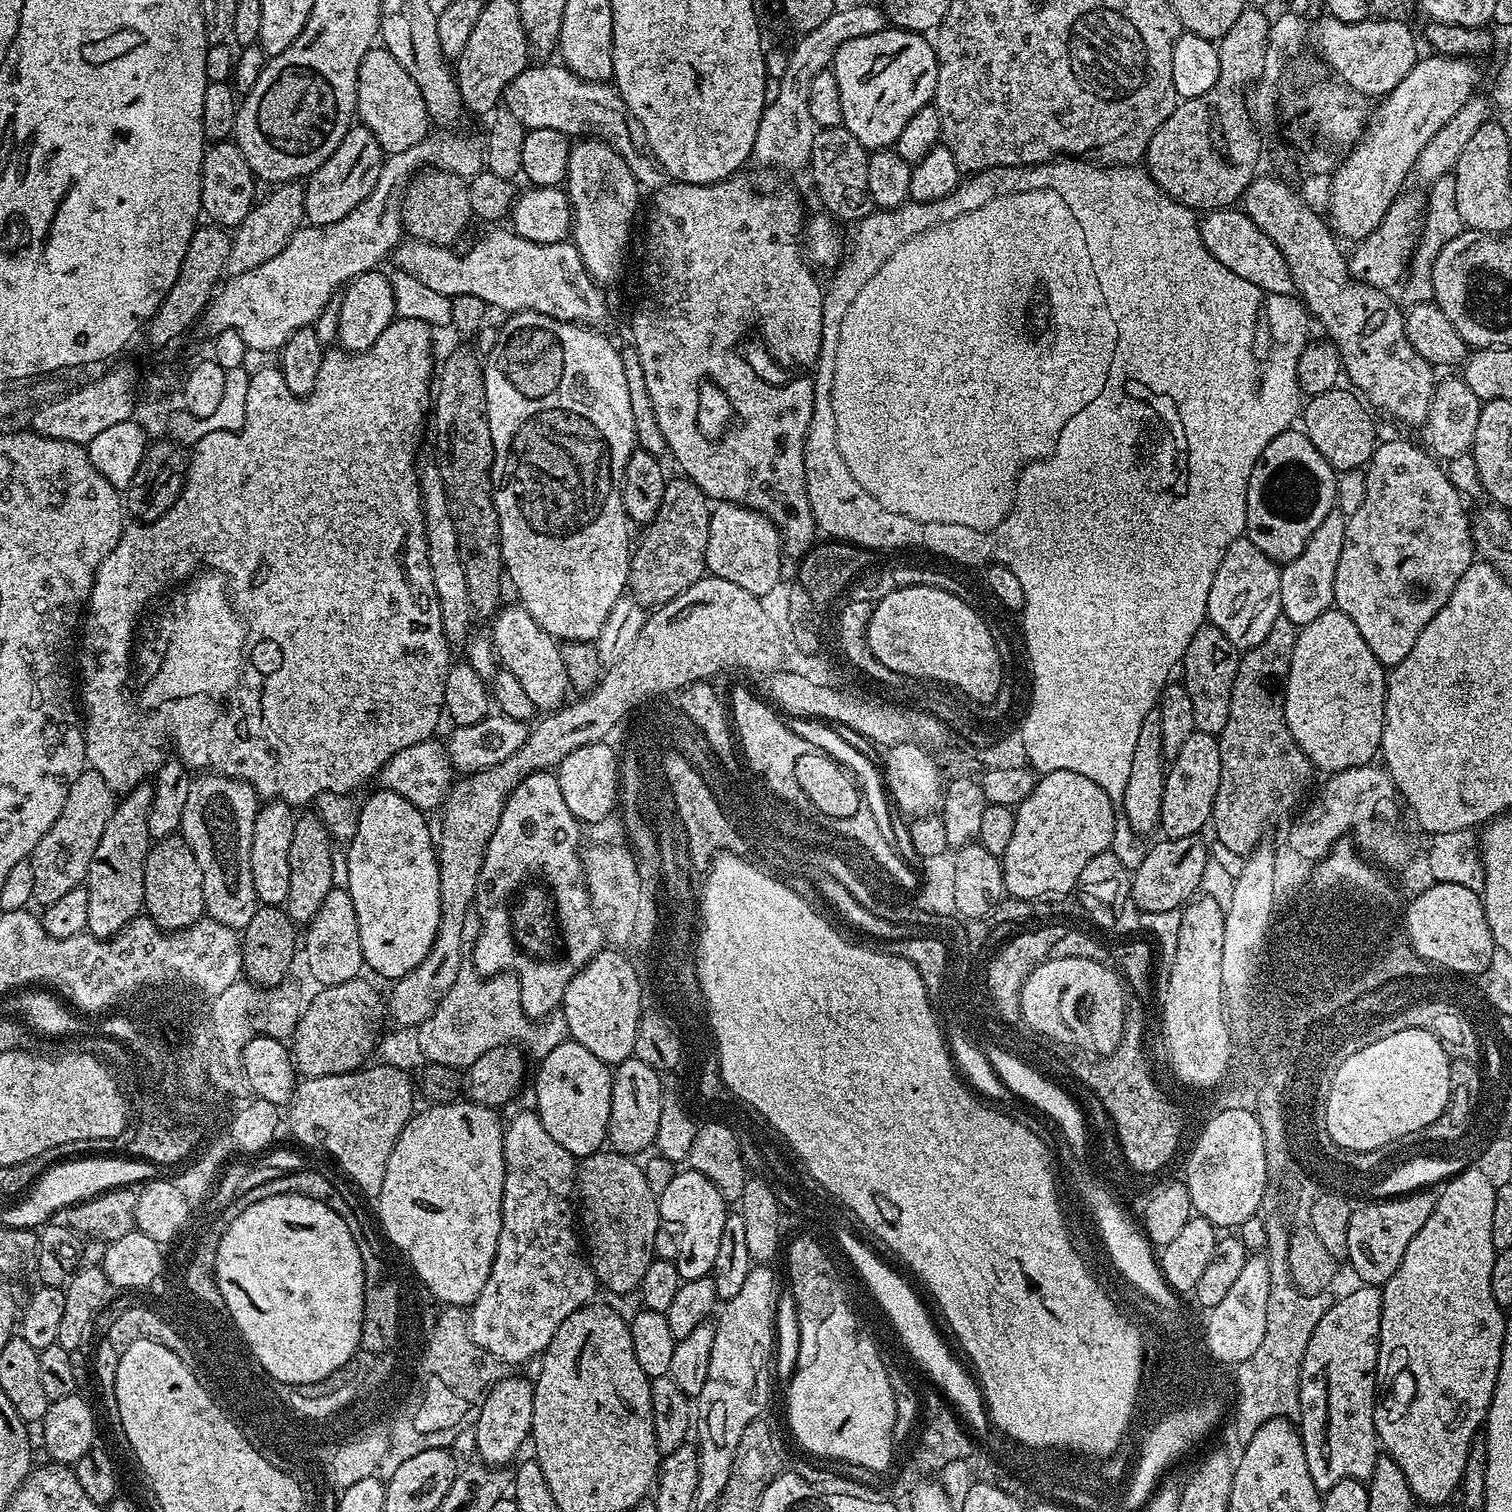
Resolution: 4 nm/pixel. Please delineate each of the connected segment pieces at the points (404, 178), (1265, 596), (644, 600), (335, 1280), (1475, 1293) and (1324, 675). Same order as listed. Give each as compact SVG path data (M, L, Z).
M436 130L418 146L410 146L410 150L402 150L402 154L388 156L372 193L361 204L354 206L354 210L346 214L346 218L333 224L301 227L299 232L288 239L288 245L278 250L278 254L274 254L274 258L262 262L262 266L254 266L254 270L246 270L242 274L225 279L222 287L213 295L202 317L202 324L205 324L212 334L222 330L238 330L238 334L242 334L242 342L246 342L246 346L253 353L275 353L283 348L290 334L303 328L311 328L317 323L315 320L323 314L324 307L332 300L332 295L334 300L345 285L371 273L368 272L371 268L378 267L383 260L387 261L391 257L405 235L404 196L408 192L408 186L413 176L429 166L456 172L465 178L474 177L485 167L481 141L476 141L470 136L459 136L456 130Z
M1246 538L1230 542L1230 546L1226 546L1226 554L1222 554L1222 562L1218 562L1214 582L1210 582L1207 619L1218 630L1222 630L1222 634L1226 634L1226 638L1230 638L1230 642L1236 649L1247 650L1258 646L1258 642L1262 642L1262 638L1266 638L1266 634L1270 634L1274 618L1281 615L1280 568L1276 561L1266 554L1262 554L1262 550L1258 550L1258 546L1254 546L1254 542L1250 542Z
M679 479L667 481L661 508L647 525L644 541L637 548L635 545L630 556L630 596L645 606L659 606L678 598L678 594L706 575L706 538L710 534L712 508L708 497L693 480Z
M279 1196L265 1200L260 1205L246 1206L238 1212L236 1224L228 1232L228 1236L218 1236L220 1244L220 1288L224 1288L224 1296L228 1296L228 1308L232 1308L232 1316L240 1320L240 1328L244 1328L244 1336L252 1340L252 1348L261 1351L260 1360L267 1362L281 1378L300 1378L310 1376L313 1372L318 1374L330 1374L332 1368L340 1365L340 1360L353 1352L355 1334L362 1327L361 1316L361 1264L356 1257L356 1243L350 1242L346 1230L340 1224L340 1215L332 1216L329 1209L324 1208L318 1202L312 1200L303 1201L298 1196Z
M1473 1166L1457 1172L1439 1189L1436 1205L1422 1225L1422 1230L1410 1238L1410 1246L1406 1246L1406 1254L1402 1254L1402 1262L1398 1270L1383 1284L1382 1318L1380 1319L1380 1345L1378 1346L1378 1362L1376 1363L1376 1409L1374 1410L1374 1426L1379 1447L1394 1462L1398 1462L1398 1470L1406 1474L1406 1482L1410 1482L1410 1490L1417 1501L1424 1504L1444 1504L1457 1495L1460 1479L1466 1470L1468 1451L1472 1449L1472 1439L1481 1431L1488 1419L1488 1407L1494 1394L1494 1386L1498 1378L1498 1366L1502 1358L1504 1345L1505 1309L1494 1302L1494 1294L1490 1290L1490 1273L1494 1270L1496 1247L1490 1235L1490 1225L1494 1223L1494 1198L1496 1184L1483 1167Z
M1339 610L1323 612L1297 631L1294 658L1290 658L1290 674L1284 687L1284 717L1290 734L1294 734L1294 742L1298 742L1313 769L1321 768L1325 774L1333 774L1350 767L1371 765L1377 759L1384 737L1385 691L1385 665L1374 658L1374 650L1366 646L1366 638L1358 634L1358 626L1346 614Z

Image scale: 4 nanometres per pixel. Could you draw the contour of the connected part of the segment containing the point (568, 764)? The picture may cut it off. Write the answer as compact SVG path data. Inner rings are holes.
M601 742L582 746L582 750L574 750L574 754L566 754L554 775L562 790L562 798L566 798L566 806L570 806L570 814L574 814L581 825L596 824L604 820L612 811L617 811L620 799L620 765L618 752L611 748L611 743Z

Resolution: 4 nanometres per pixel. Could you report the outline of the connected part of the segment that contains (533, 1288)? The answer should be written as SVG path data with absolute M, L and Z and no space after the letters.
M535 1111L520 1112L512 1121L507 1121L504 1129L502 1230L490 1278L486 1278L486 1286L482 1288L482 1294L478 1294L473 1308L482 1308L482 1320L473 1318L473 1324L498 1326L498 1336L524 1336L530 1328L530 1334L538 1334L536 1338L550 1338L550 1334L554 1334L558 1326L574 1314L574 1310L597 1299L598 1281L587 1255L582 1251L578 1216L574 1211L574 1197L578 1192L577 1167L577 1157L562 1150L562 1146L546 1134L546 1126L542 1126Z

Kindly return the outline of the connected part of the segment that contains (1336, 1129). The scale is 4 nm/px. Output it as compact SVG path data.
M1424 1029L1399 1030L1397 1034L1392 1036L1391 1040L1384 1040L1381 1044L1376 1044L1376 1048L1367 1048L1364 1053L1354 1058L1354 1062L1350 1062L1342 1070L1341 1075L1334 1082L1334 1088L1332 1088L1332 1136L1338 1138L1339 1144L1352 1144L1352 1148L1362 1148L1365 1152L1386 1146L1403 1136L1415 1137L1423 1128L1430 1126L1430 1122L1434 1122L1447 1111L1448 1102L1453 1090L1450 1080L1451 1068L1452 1062L1448 1060L1447 1052L1441 1040Z

